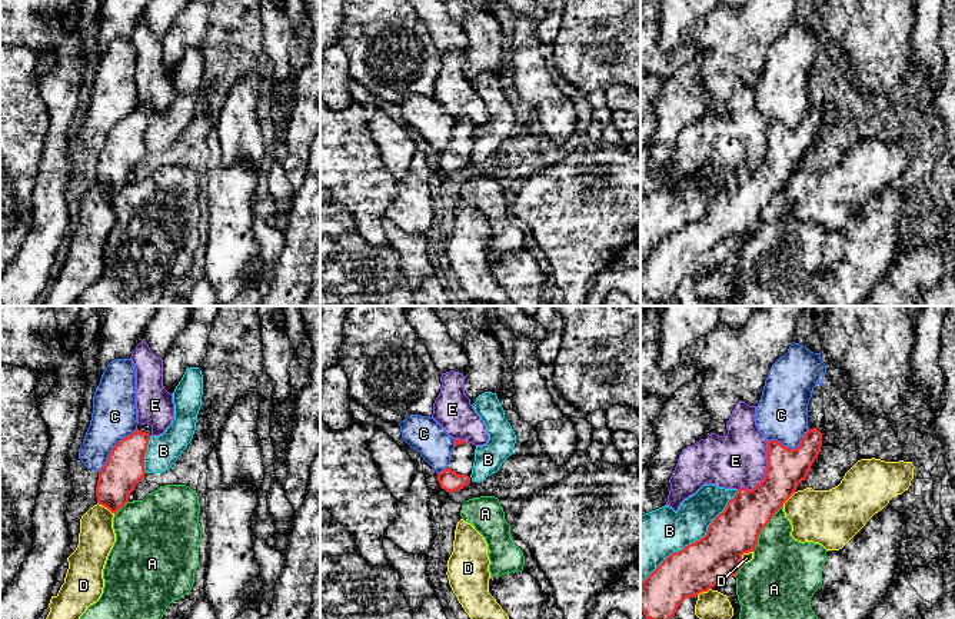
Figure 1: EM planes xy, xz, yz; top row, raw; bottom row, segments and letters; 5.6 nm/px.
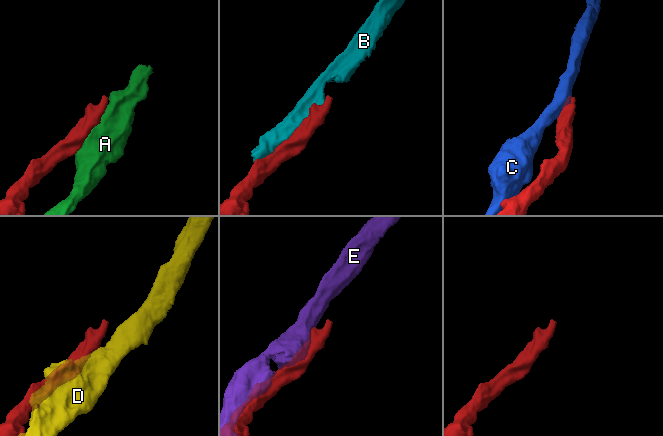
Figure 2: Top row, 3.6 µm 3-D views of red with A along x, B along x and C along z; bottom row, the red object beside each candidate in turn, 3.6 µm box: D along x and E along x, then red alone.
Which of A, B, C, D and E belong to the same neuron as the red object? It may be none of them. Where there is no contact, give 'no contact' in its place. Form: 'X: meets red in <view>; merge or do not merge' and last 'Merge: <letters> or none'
A: meets red in yz; do not merge
B: meets red in yz; do not merge
C: meets red in xy; do not merge
D: meets red in xy; do not merge
E: meets red in yz; do not merge
Merge: none

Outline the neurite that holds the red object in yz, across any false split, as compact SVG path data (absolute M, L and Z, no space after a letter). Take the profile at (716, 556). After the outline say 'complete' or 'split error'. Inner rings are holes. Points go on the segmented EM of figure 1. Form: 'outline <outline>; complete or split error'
outline M808 429L796 449L789 449L778 440L768 440L766 472L752 490L741 487L722 513L709 525L699 540L669 555L643 582L640 582L640 610L646 619L671 619L686 598L708 592L718 583L733 578L745 565L743 553L753 552L762 529L772 516L795 493L796 486L806 479L822 446L822 433Z; complete

